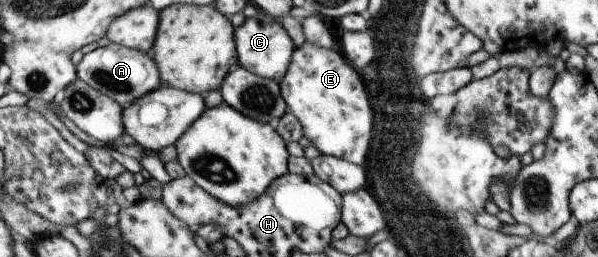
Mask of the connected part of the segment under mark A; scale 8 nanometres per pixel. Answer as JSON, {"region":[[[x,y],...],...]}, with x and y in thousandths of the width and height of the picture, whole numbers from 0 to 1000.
{"region":[[[187,163],[145,206],[129,268],[132,307],[171,354],[174,370],[194,385],[206,424],[214,424],[229,385],[258,362],[273,331],[266,249],[254,206]]]}

